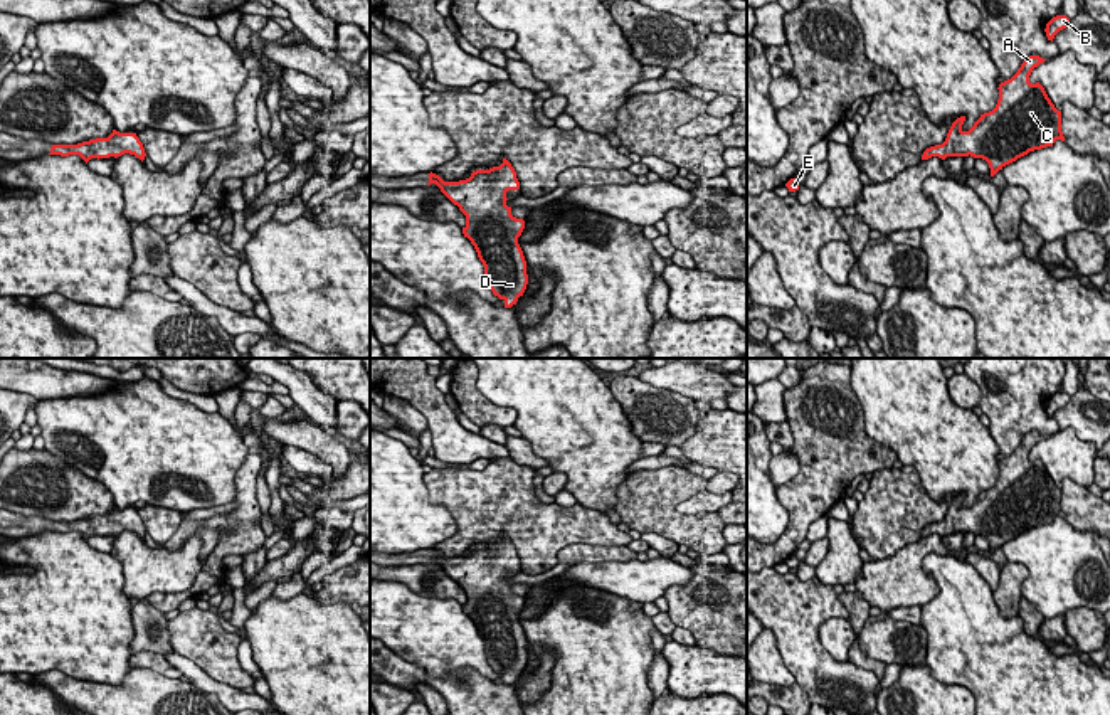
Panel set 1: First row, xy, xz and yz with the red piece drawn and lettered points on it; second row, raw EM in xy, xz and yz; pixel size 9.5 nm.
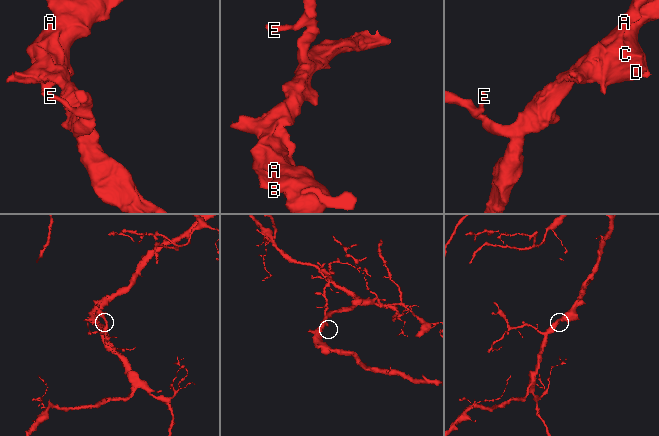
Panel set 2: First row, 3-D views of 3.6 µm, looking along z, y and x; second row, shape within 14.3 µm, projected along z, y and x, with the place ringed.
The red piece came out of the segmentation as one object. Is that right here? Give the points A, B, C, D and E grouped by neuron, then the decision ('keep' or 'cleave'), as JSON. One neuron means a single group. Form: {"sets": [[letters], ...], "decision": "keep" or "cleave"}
{"sets": [["A", "B", "C", "D", "E"]], "decision": "keep"}

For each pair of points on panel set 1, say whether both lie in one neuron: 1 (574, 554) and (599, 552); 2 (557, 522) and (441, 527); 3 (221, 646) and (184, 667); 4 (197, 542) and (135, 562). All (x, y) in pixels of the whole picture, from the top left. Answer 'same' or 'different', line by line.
1: same
2: different
3: different
4: same

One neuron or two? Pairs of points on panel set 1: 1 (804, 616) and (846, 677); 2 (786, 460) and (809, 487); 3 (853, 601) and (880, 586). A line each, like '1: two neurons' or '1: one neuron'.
1: one neuron
2: two neurons
3: two neurons

